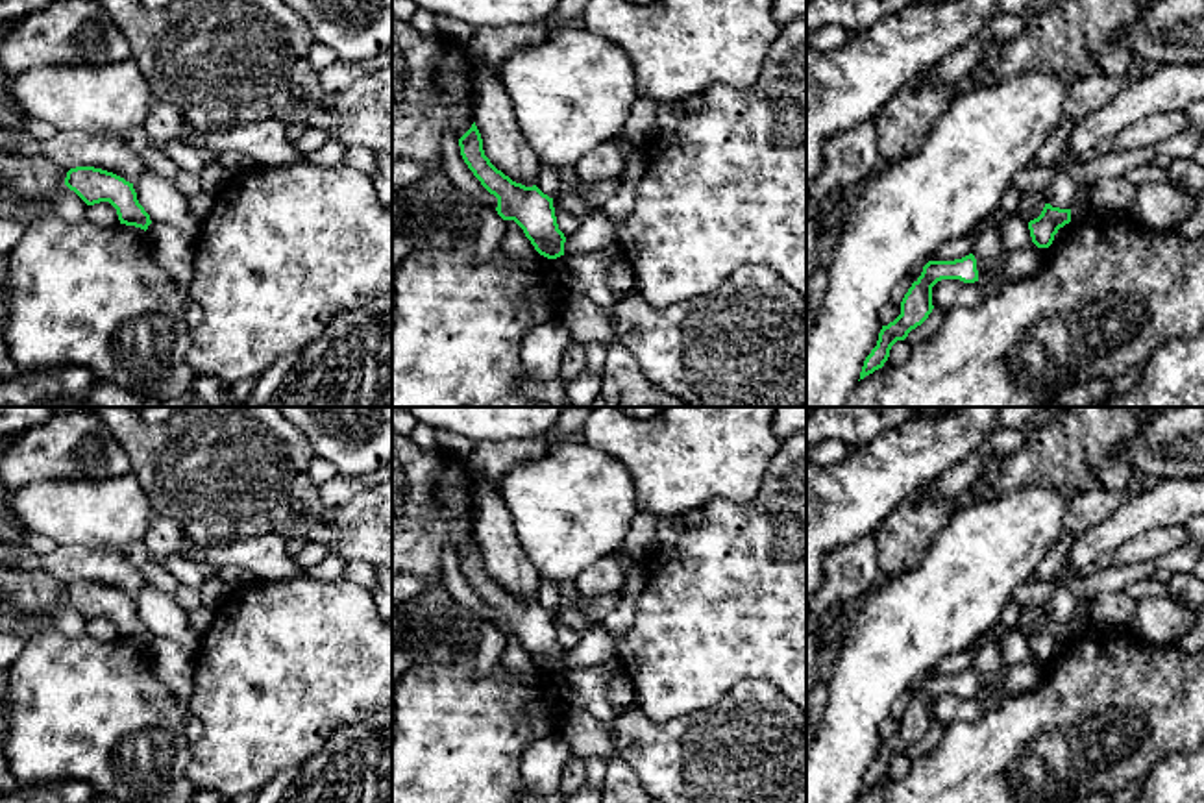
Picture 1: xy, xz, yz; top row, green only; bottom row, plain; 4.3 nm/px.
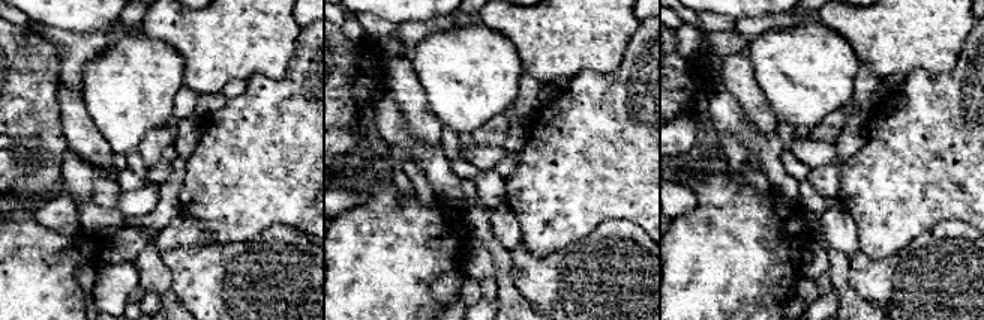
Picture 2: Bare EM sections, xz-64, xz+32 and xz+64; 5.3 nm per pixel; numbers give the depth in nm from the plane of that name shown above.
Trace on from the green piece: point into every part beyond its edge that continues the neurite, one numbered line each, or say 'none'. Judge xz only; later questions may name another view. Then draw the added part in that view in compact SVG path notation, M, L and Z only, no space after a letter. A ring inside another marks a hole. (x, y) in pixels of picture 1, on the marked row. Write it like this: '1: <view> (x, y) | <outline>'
none

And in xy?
none

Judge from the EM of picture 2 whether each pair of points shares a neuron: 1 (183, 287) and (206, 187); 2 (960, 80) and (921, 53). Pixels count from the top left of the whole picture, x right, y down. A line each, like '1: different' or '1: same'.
1: different
2: different

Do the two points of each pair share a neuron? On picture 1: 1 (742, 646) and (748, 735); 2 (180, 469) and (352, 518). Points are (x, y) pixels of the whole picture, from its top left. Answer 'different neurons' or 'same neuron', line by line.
1: different neurons
2: same neuron

